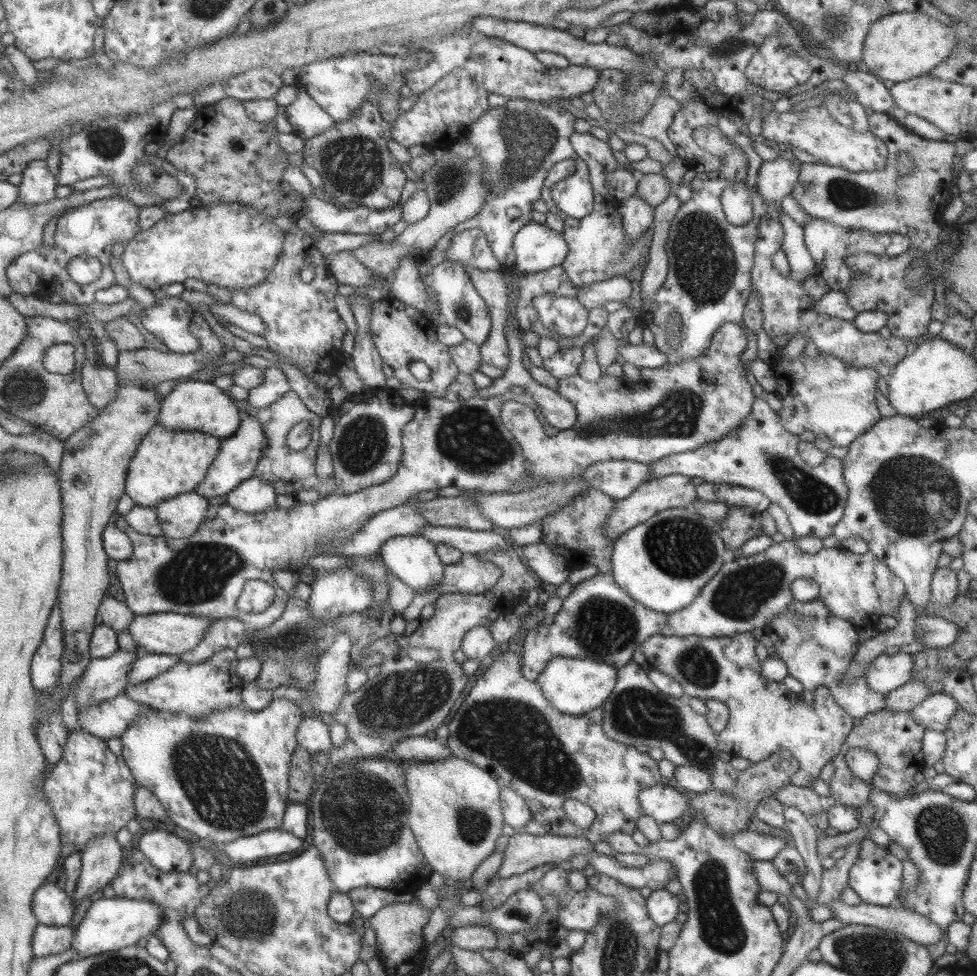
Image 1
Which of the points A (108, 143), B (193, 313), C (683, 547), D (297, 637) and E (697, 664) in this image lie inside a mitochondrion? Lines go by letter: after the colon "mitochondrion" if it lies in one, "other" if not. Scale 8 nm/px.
A: mitochondrion
B: other
C: mitochondrion
D: mitochondrion
E: mitochondrion

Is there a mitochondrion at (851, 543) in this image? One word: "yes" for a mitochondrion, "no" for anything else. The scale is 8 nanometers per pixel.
no

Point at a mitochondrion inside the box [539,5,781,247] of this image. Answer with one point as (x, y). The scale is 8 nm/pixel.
(725, 49)

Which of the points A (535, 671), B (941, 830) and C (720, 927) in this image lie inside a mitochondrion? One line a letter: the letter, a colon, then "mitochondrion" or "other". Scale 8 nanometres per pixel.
A: other
B: mitochondrion
C: mitochondrion

